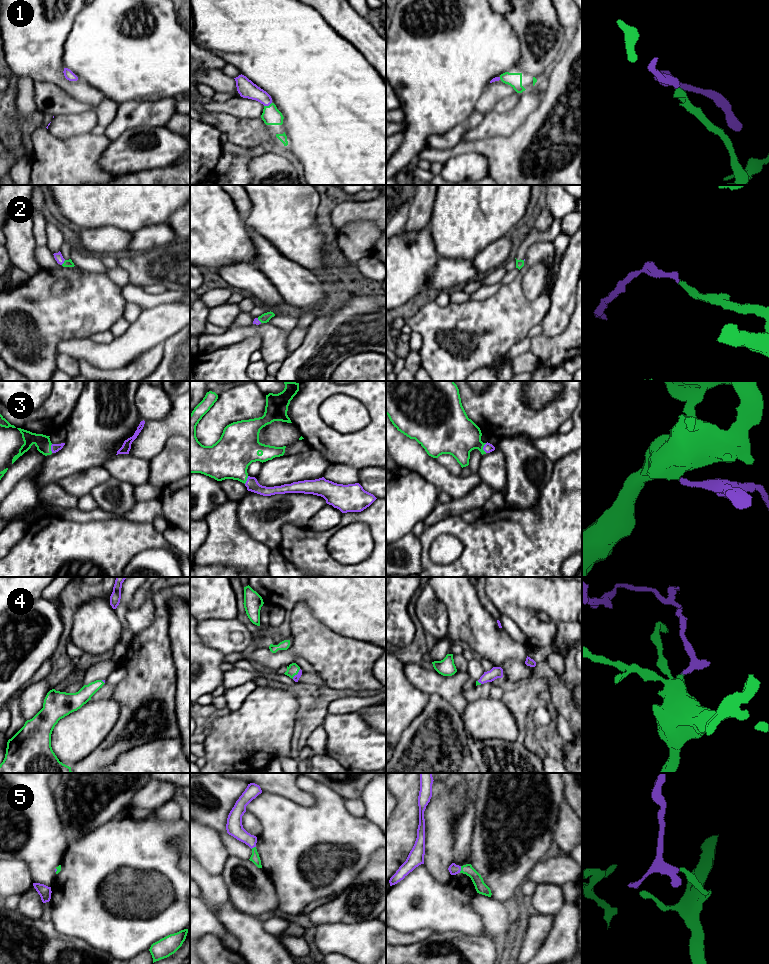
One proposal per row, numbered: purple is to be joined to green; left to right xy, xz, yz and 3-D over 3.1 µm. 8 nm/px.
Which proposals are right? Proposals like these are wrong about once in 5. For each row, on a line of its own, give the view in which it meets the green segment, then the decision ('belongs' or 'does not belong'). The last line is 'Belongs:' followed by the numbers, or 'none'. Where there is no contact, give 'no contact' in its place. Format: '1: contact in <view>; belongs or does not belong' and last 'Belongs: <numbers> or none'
1: contact in xz; belongs
2: contact in xy; belongs
3: contact in yz; belongs
4: contact in xz; belongs
5: contact in yz; belongs
Belongs: 1, 2, 3, 4, 5

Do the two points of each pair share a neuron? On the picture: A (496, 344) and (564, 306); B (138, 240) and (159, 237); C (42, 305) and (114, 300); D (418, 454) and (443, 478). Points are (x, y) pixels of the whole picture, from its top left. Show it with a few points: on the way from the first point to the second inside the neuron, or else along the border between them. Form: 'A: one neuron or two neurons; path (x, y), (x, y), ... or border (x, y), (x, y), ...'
A: two neurons; border (551, 297), (550, 308), (540, 323)
B: one neuron; path (143, 240), (154, 237)
C: one neuron; path (60, 305), (88, 305), (91, 302), (96, 302)
D: one neuron; path (422, 461), (436, 474)

